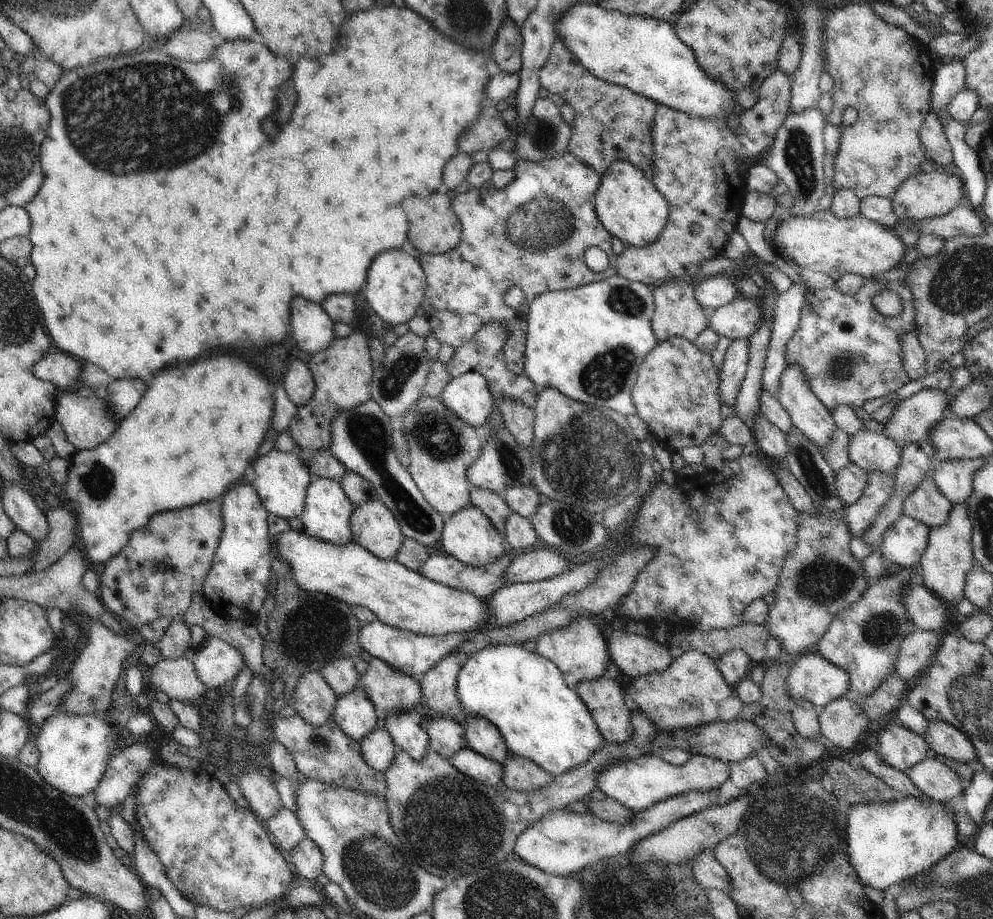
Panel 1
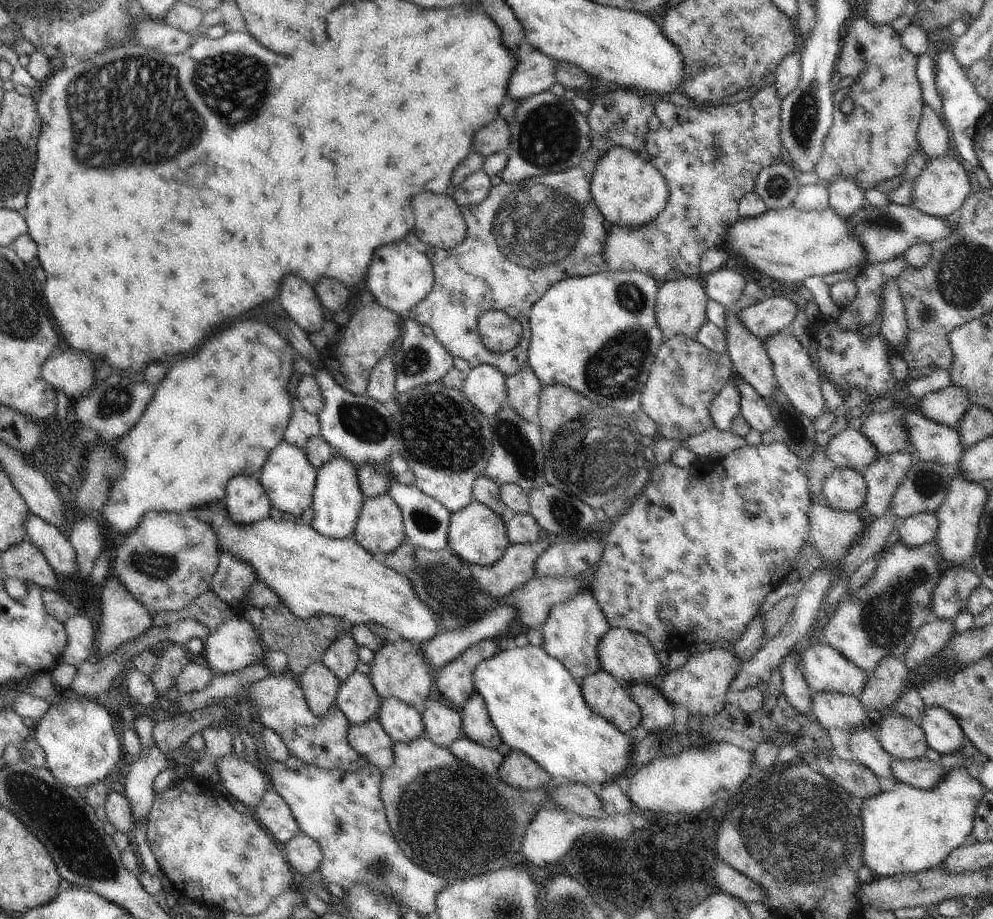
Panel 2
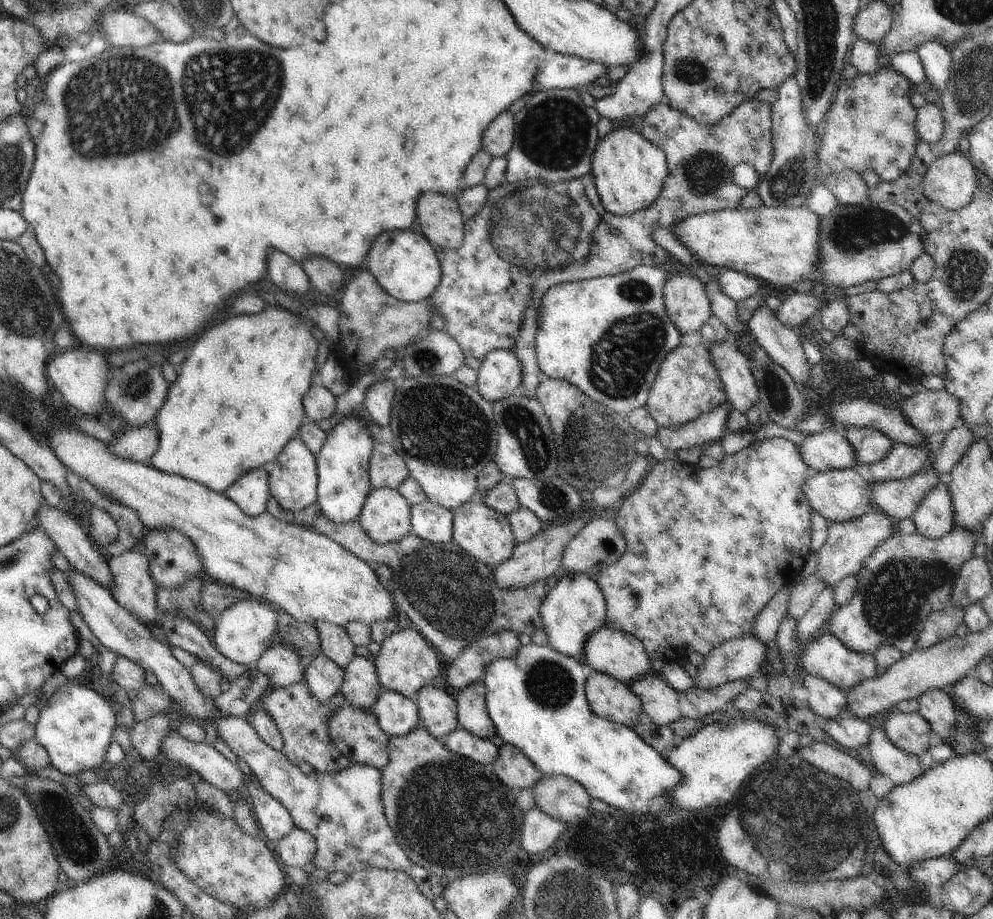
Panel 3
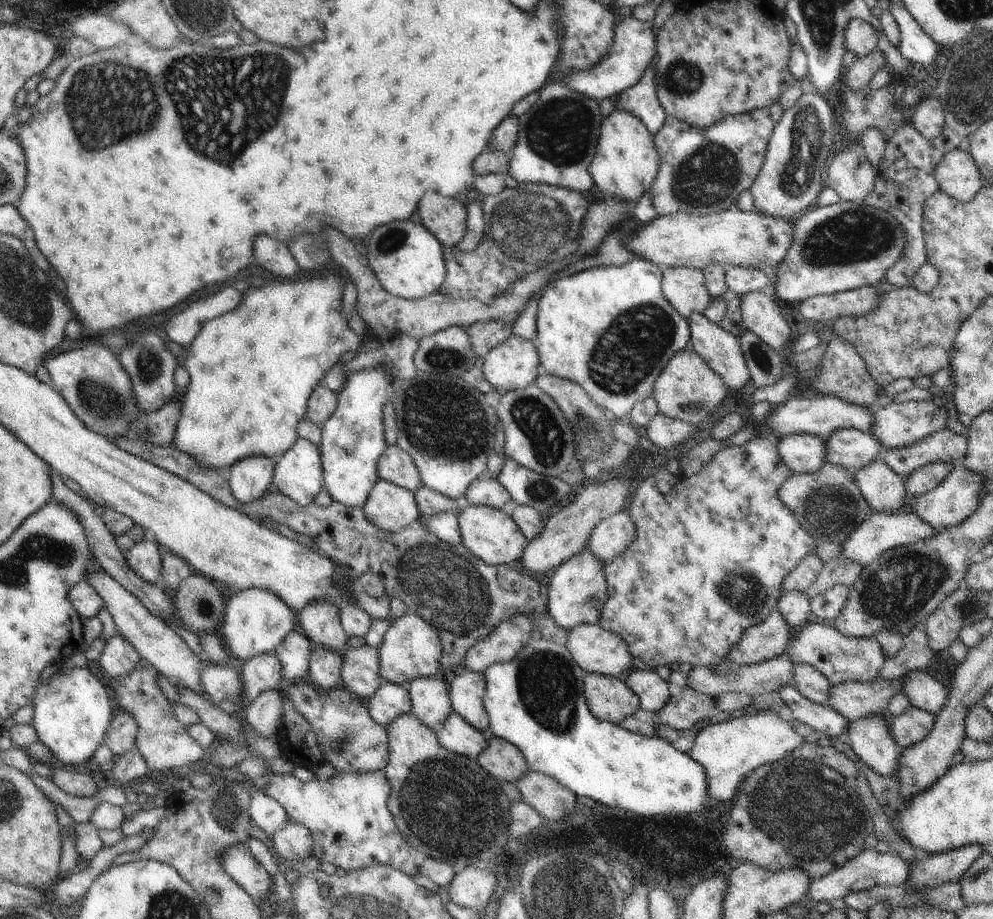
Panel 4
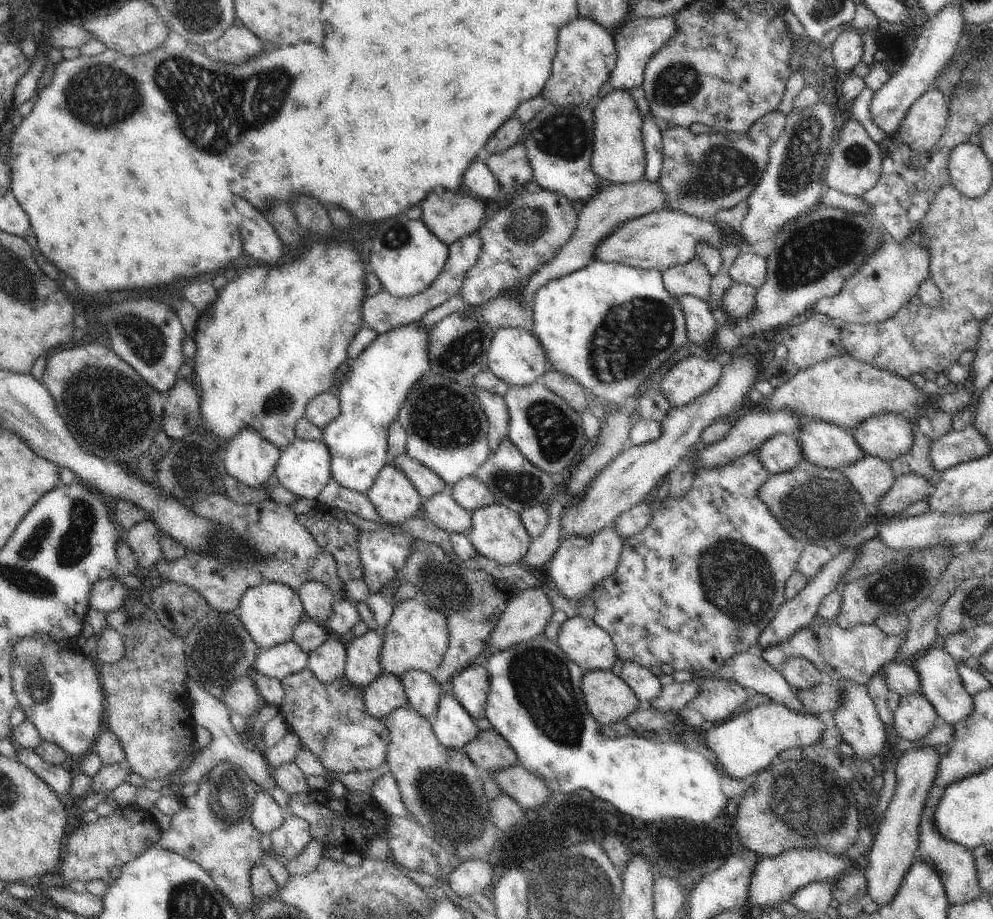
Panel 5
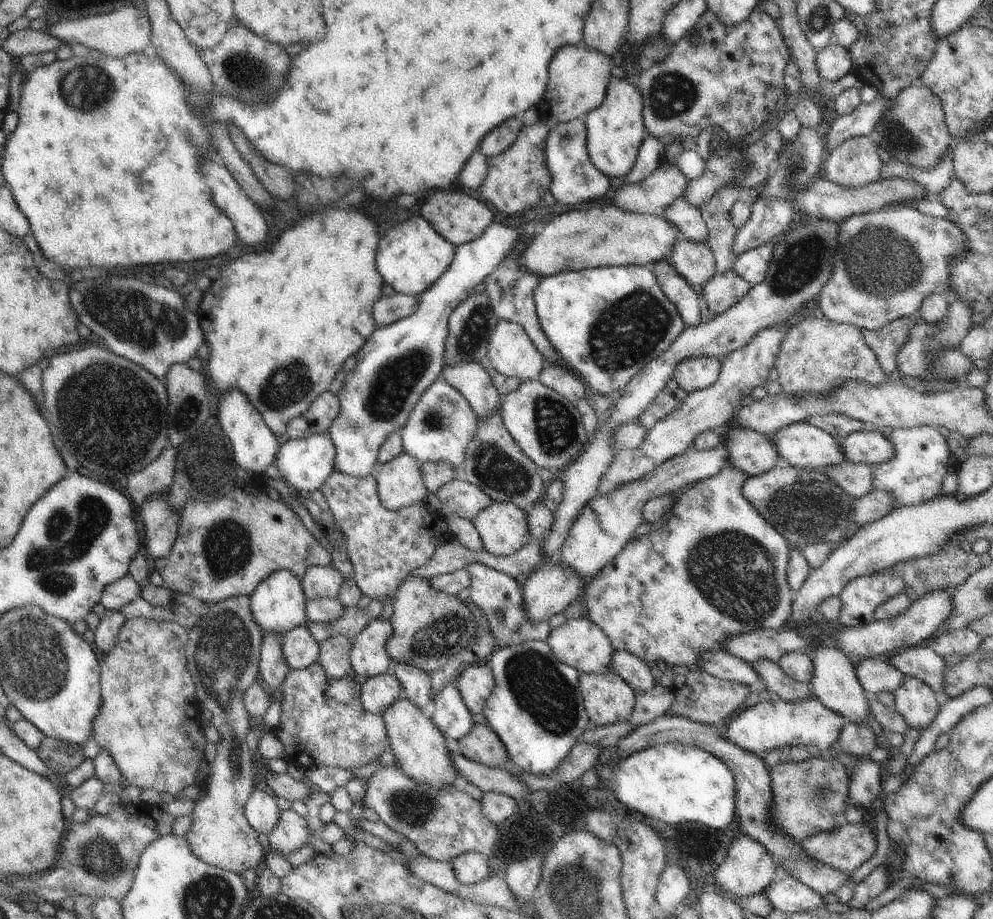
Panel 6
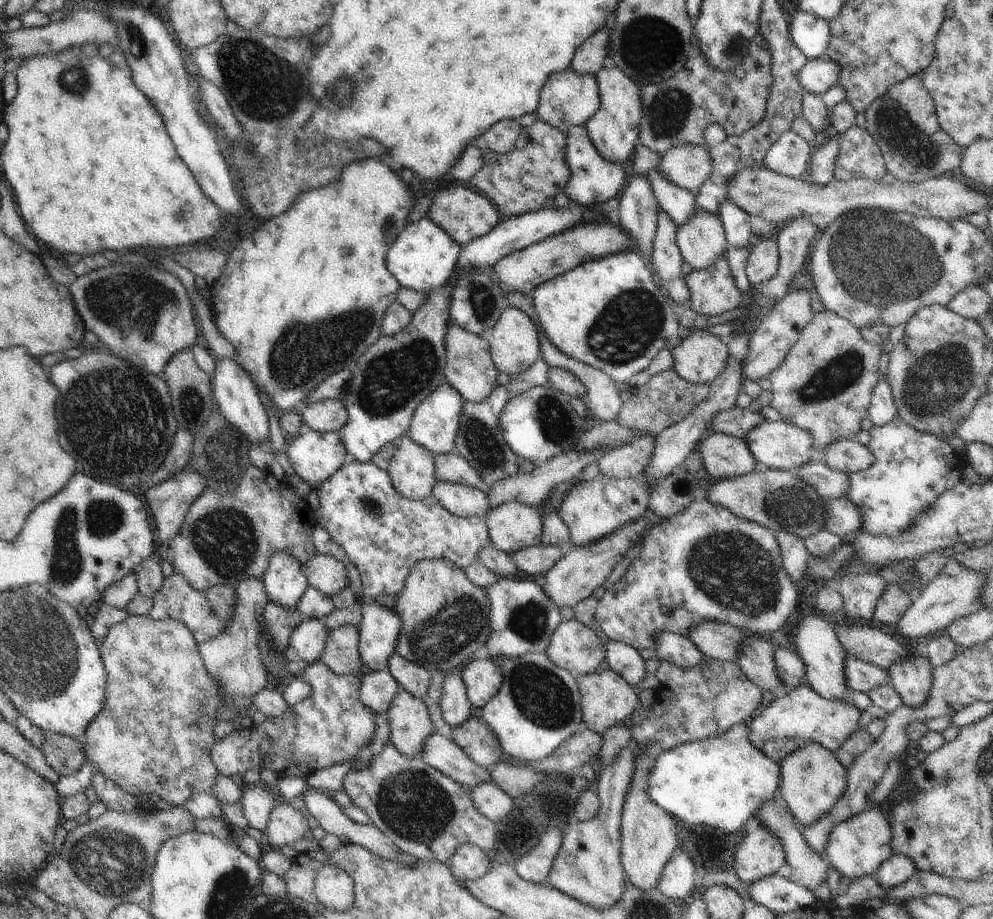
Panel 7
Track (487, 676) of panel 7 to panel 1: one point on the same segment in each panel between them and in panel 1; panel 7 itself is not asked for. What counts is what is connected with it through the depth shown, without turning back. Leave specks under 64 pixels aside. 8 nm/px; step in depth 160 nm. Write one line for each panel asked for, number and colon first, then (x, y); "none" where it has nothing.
1: (483, 736)
2: (476, 723)
3: (472, 713)
4: (466, 690)
5: (470, 687)
6: (475, 684)

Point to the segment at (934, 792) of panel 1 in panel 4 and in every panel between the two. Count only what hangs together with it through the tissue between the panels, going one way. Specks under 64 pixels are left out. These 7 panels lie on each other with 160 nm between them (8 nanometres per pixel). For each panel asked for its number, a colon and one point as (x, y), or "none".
2: (923, 773)
3: (901, 766)
4: (873, 742)

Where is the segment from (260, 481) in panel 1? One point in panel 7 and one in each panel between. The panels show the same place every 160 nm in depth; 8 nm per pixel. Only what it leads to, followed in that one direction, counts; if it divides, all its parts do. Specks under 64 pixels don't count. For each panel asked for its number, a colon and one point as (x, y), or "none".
2: (288, 477)
3: (293, 478)
4: (299, 473)
5: (304, 469)
6: (306, 464)
7: (315, 456)

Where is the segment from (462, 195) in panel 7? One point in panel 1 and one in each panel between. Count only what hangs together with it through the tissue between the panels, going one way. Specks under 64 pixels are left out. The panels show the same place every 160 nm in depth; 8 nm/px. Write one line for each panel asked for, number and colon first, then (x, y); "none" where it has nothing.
1: (434, 228)
2: (439, 223)
3: (441, 220)
4: (445, 217)
5: (449, 215)
6: (459, 218)

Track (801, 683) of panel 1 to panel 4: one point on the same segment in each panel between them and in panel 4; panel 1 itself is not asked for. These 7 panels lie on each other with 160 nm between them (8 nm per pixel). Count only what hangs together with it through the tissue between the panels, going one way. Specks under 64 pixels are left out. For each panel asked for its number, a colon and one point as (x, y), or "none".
2: (824, 668)
3: (827, 656)
4: (839, 658)

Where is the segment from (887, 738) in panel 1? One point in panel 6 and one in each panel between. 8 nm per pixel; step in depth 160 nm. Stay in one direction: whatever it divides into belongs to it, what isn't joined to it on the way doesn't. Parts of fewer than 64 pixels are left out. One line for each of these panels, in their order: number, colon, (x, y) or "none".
2: (903, 738)
3: (911, 732)
4: (911, 727)
5: (915, 718)
6: (916, 702)

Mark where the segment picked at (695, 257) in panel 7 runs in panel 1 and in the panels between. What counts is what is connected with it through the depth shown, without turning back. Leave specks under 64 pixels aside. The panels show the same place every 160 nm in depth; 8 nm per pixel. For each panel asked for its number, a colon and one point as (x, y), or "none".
1: (677, 312)
2: (680, 306)
3: (685, 297)
4: (685, 288)
5: (693, 278)
6: (694, 261)

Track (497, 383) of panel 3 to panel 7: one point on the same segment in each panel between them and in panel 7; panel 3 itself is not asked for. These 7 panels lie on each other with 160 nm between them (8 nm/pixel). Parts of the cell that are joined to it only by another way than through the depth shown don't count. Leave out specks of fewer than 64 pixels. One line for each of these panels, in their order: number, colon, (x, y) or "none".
4: (512, 364)
5: (515, 356)
6: (511, 352)
7: (514, 343)

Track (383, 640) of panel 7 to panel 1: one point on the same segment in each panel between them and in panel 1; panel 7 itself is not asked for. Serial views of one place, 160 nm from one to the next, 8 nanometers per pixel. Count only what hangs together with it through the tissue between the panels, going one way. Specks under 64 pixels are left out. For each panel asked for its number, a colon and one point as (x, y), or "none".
1: (355, 713)
2: (357, 698)
3: (361, 686)
4: (360, 674)
5: (363, 666)
6: (368, 658)

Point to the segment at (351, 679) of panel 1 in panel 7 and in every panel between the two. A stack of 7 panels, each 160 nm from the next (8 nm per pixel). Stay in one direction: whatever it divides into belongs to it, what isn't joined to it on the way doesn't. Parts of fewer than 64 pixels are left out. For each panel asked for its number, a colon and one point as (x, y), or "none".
2: (341, 658)
3: (335, 643)
4: (320, 620)
5: (317, 599)
6: (320, 581)
7: (325, 573)

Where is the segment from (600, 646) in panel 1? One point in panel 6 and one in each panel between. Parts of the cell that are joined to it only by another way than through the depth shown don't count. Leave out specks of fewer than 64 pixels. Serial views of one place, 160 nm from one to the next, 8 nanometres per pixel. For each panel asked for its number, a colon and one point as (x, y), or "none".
2: (572, 632)
3: (576, 607)
4: (577, 589)
5: (581, 563)
6: (605, 527)

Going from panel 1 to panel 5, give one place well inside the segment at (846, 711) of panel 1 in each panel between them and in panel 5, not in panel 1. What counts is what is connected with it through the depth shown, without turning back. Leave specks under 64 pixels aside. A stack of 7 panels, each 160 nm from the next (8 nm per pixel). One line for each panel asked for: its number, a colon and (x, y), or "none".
2: (831, 709)
3: (825, 699)
4: (811, 683)
5: (799, 673)

